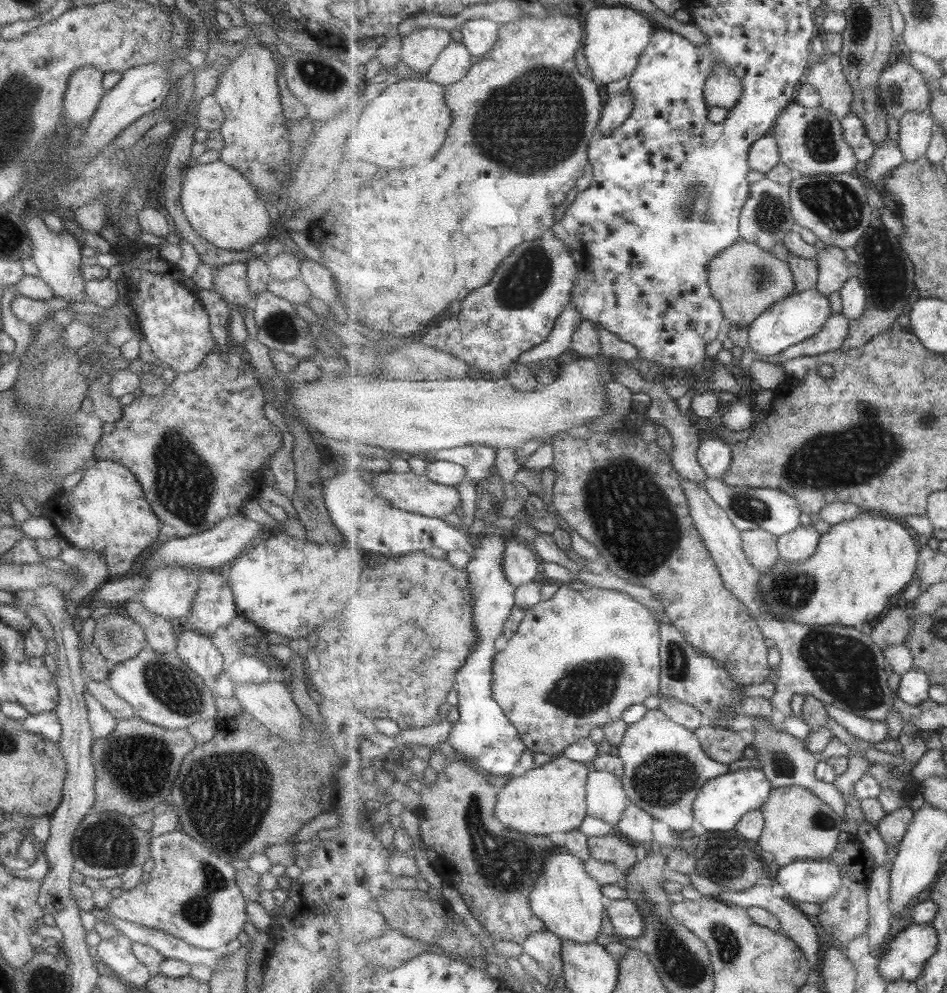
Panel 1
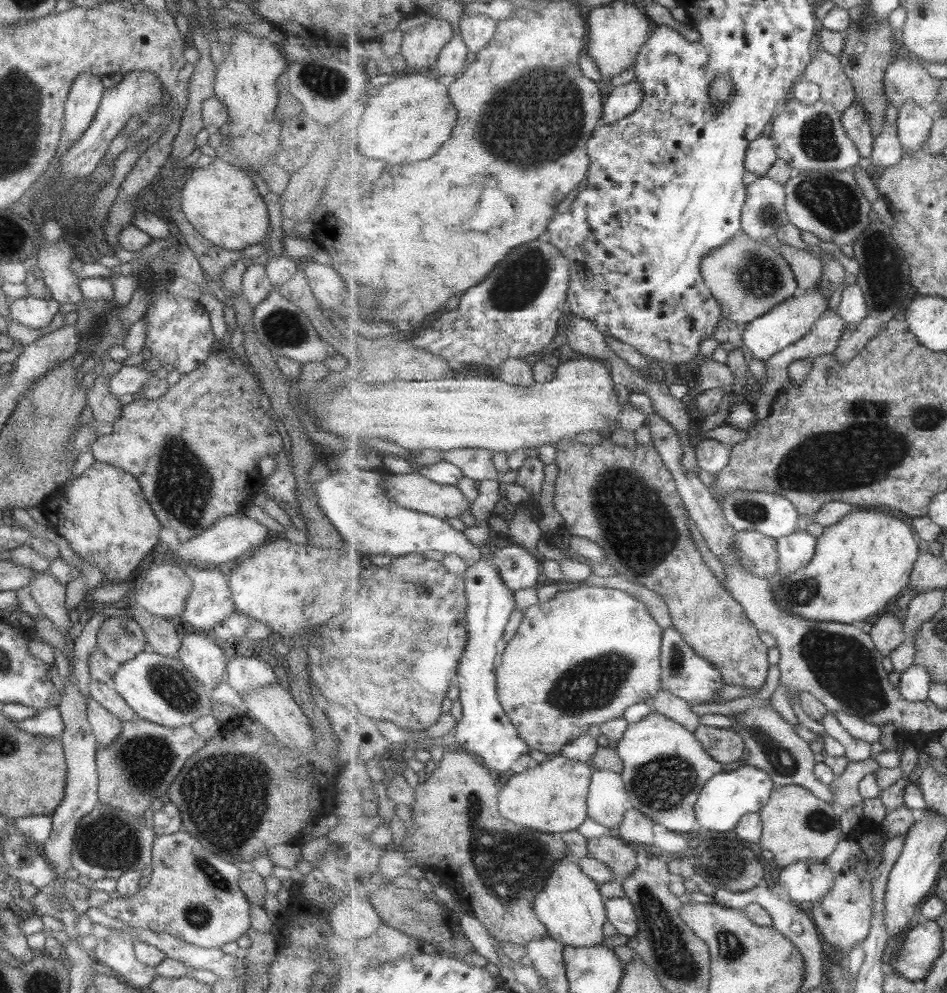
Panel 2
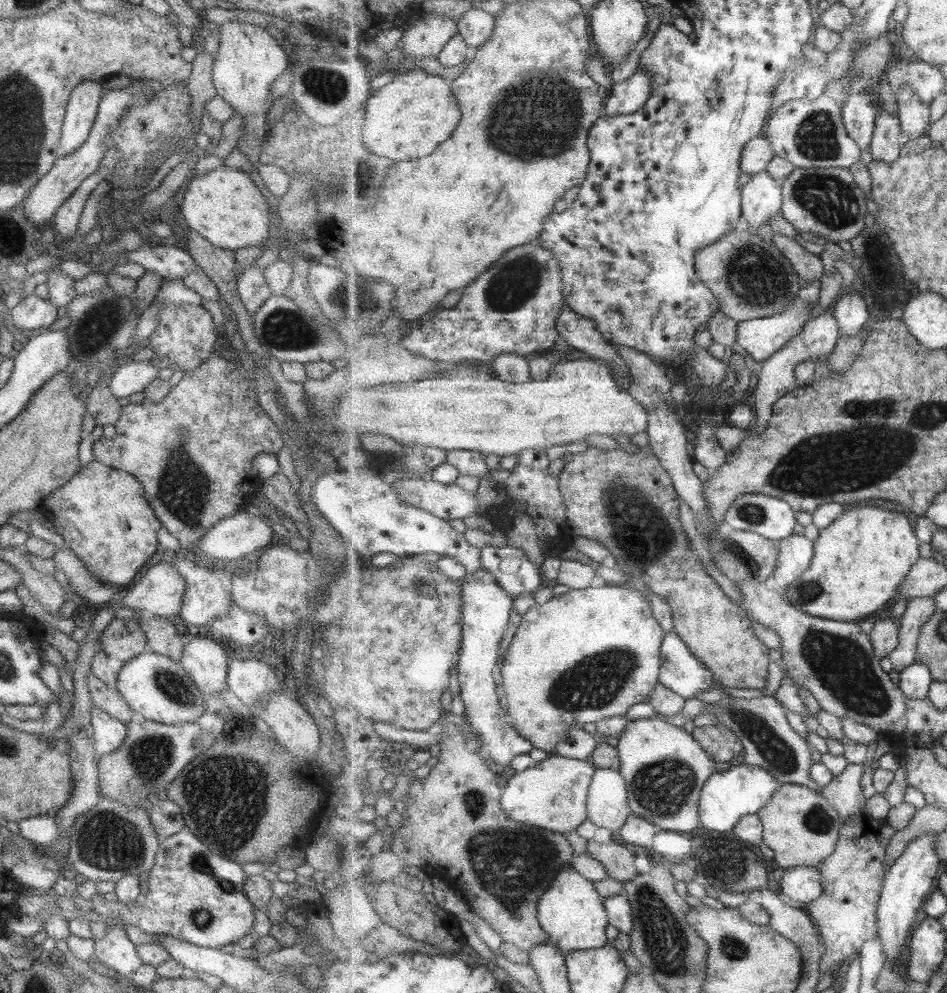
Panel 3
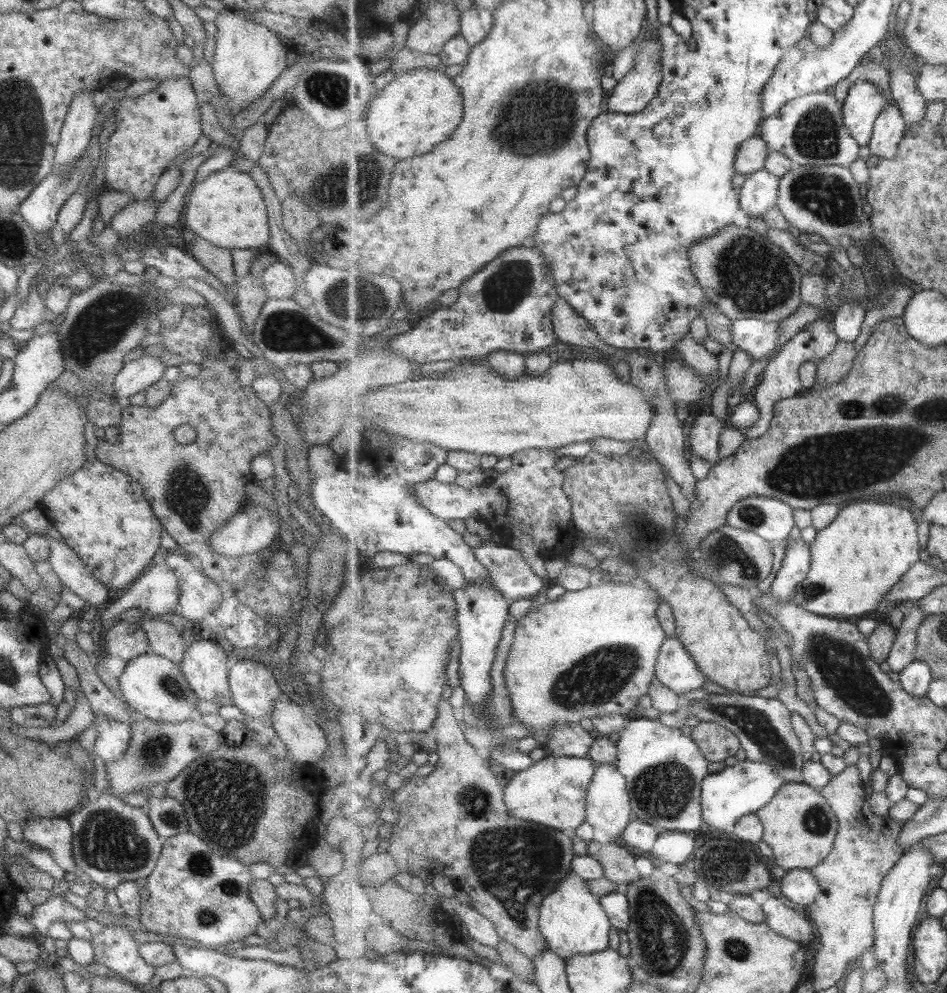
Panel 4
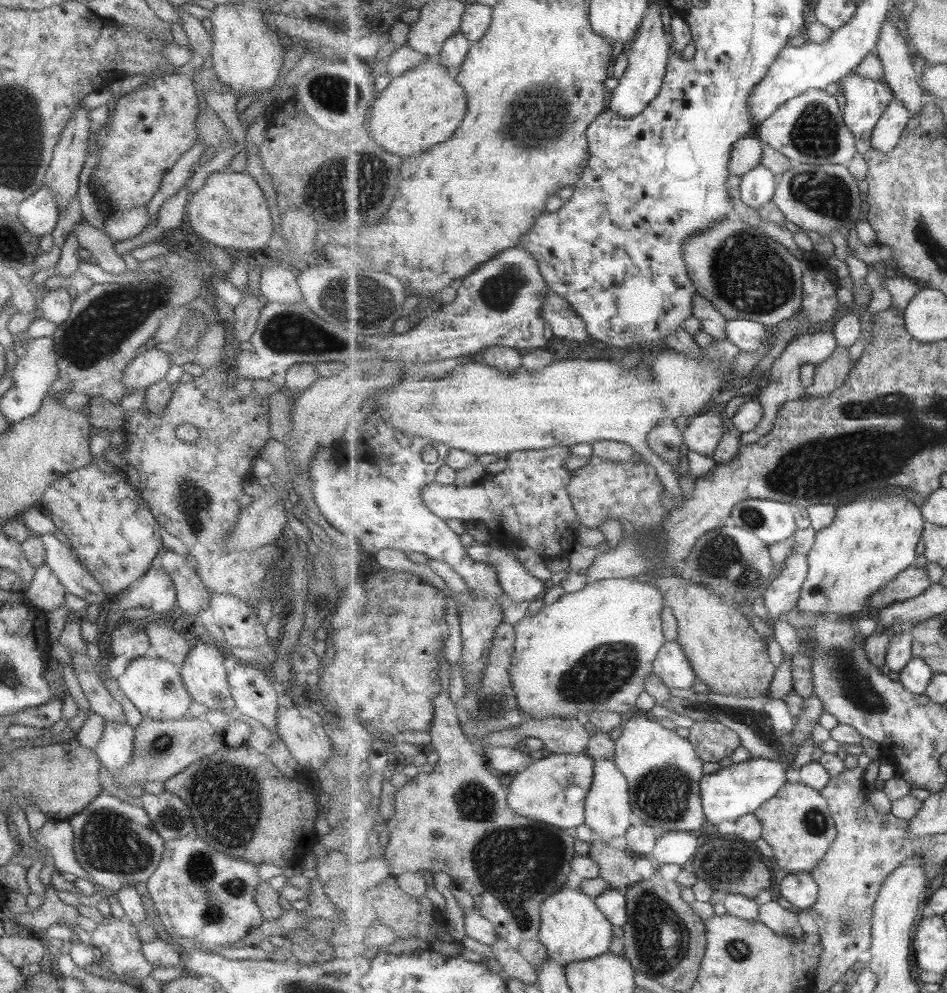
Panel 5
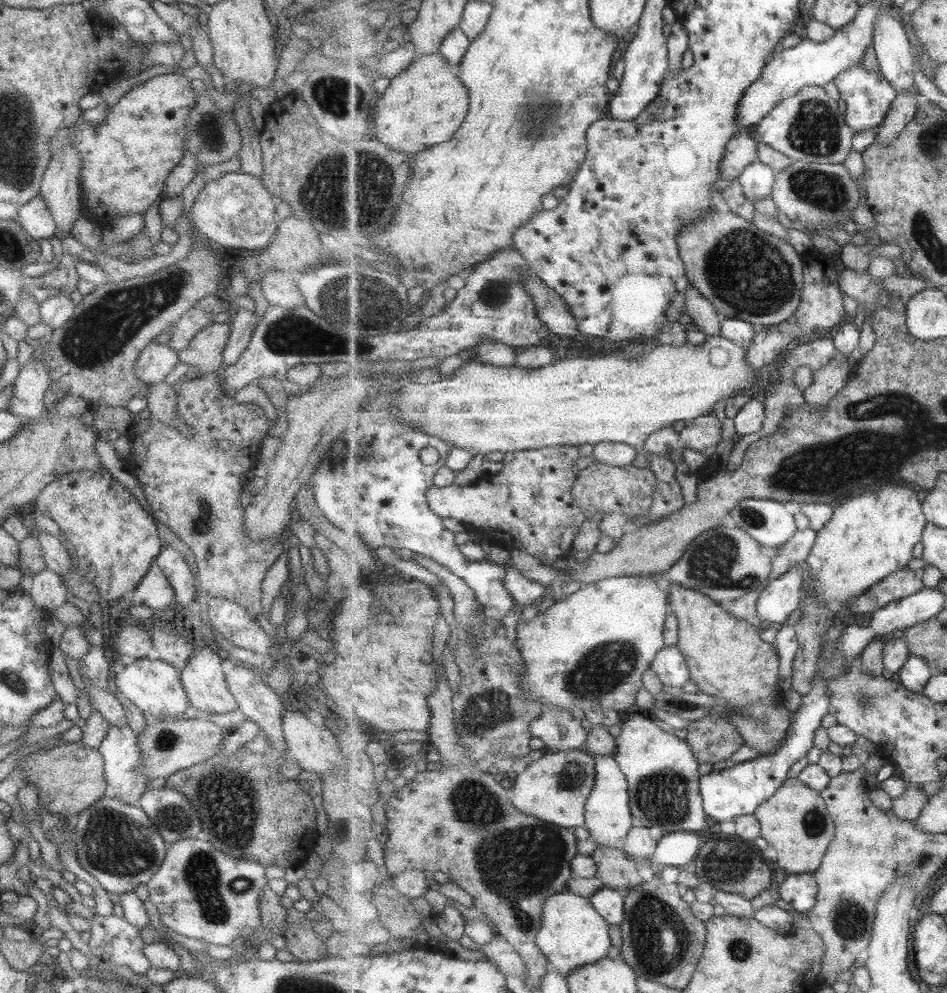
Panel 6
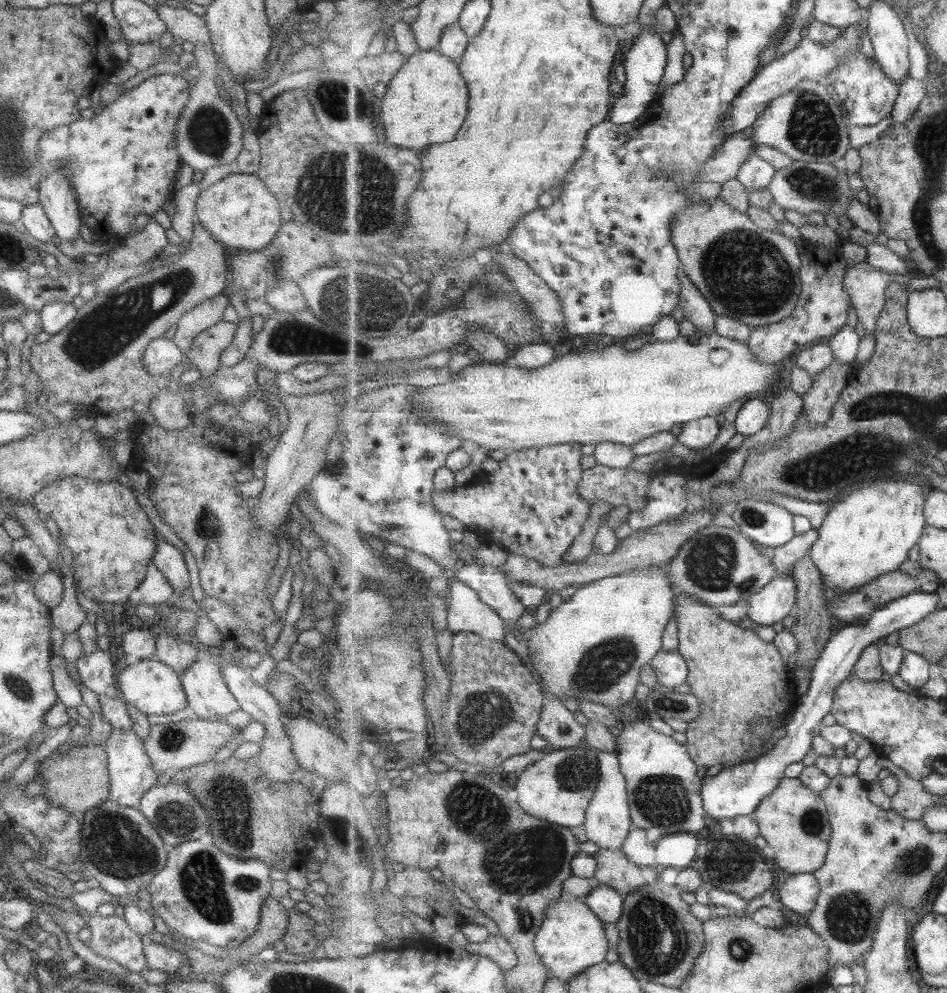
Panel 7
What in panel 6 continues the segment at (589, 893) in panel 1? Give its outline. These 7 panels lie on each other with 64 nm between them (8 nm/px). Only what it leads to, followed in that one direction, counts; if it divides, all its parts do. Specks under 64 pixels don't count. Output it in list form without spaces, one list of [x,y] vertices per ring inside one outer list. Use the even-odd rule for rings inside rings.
[[[568,889],[546,900],[542,919],[543,924],[538,934],[537,944],[543,954],[549,958],[551,968],[559,969],[560,973],[566,977],[575,968],[595,964],[607,958],[609,948],[614,946],[610,922],[603,918],[590,899]]]

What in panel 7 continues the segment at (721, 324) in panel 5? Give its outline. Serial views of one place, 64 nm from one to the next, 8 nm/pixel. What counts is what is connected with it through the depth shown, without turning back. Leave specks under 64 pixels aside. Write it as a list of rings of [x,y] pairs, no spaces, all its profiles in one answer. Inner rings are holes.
[[[682,271],[682,312],[684,318],[691,322],[699,332],[713,333],[717,331],[717,314],[709,299],[695,286],[695,283]]]

